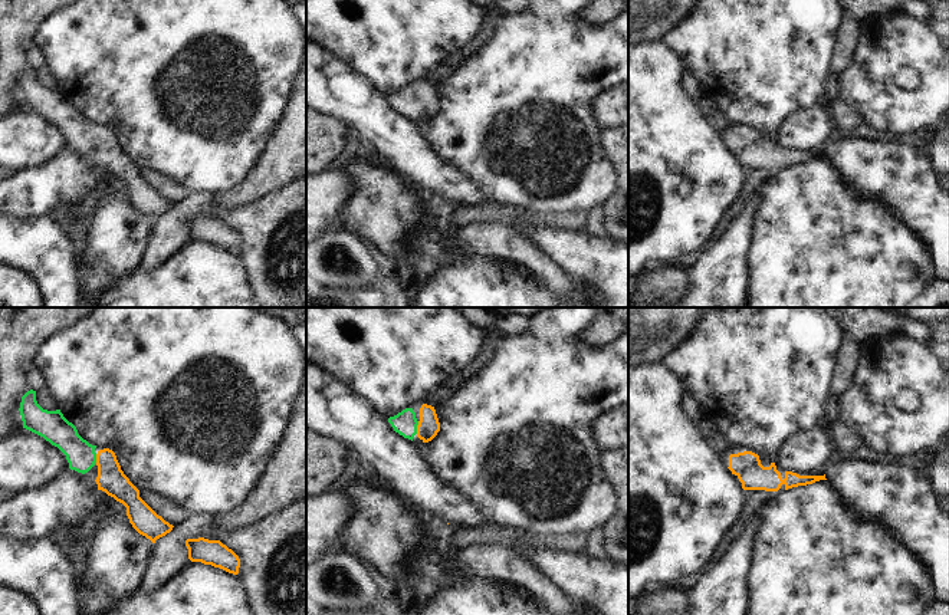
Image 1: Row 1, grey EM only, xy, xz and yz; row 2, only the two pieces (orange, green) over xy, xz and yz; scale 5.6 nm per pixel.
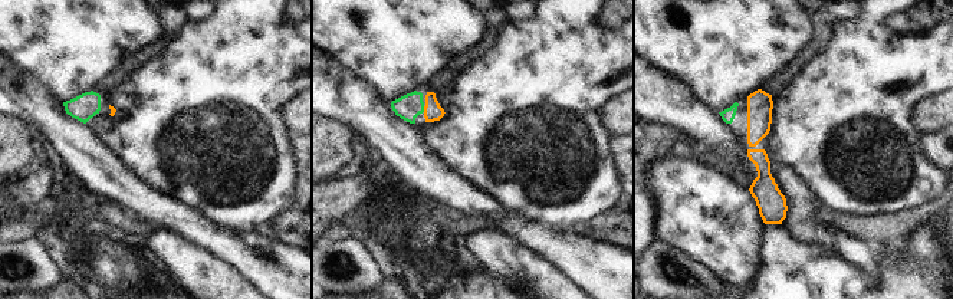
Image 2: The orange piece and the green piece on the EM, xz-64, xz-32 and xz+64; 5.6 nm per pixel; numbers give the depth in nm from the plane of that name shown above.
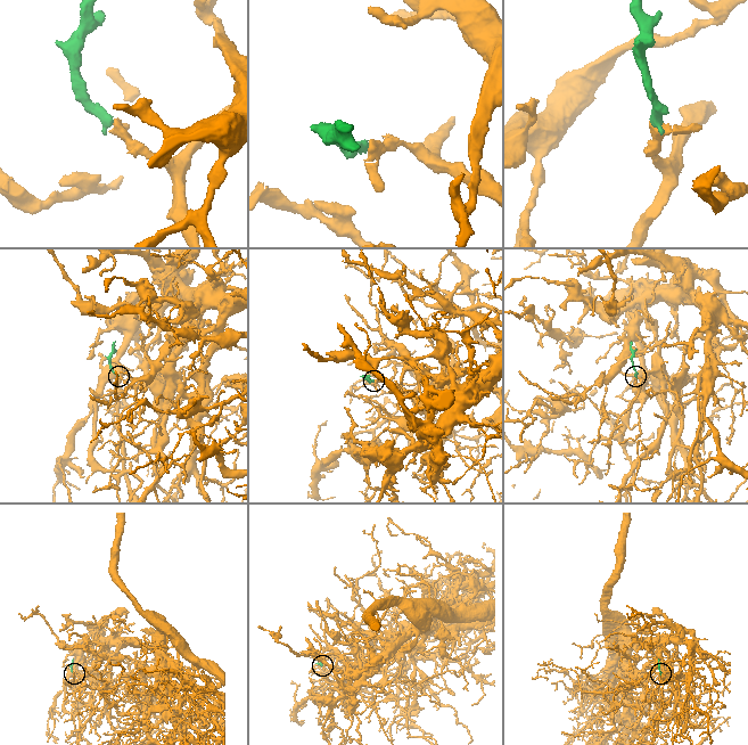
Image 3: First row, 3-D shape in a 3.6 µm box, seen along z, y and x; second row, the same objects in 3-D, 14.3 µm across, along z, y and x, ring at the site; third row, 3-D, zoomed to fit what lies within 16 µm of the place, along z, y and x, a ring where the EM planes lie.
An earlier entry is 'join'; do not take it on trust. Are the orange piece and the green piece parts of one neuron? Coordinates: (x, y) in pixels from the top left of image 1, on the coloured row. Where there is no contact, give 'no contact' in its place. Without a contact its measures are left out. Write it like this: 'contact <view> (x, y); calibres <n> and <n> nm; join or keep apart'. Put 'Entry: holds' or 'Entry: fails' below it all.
contact xz (417, 427); calibres 120 and 140 nm; join
Entry: holds

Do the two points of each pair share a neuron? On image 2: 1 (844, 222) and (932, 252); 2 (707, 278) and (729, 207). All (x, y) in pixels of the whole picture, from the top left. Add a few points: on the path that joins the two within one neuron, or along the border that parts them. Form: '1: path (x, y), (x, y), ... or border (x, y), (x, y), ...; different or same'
1: border (932, 220), (920, 223), (899, 249); different
2: border (683, 249), (706, 263), (725, 282); different

